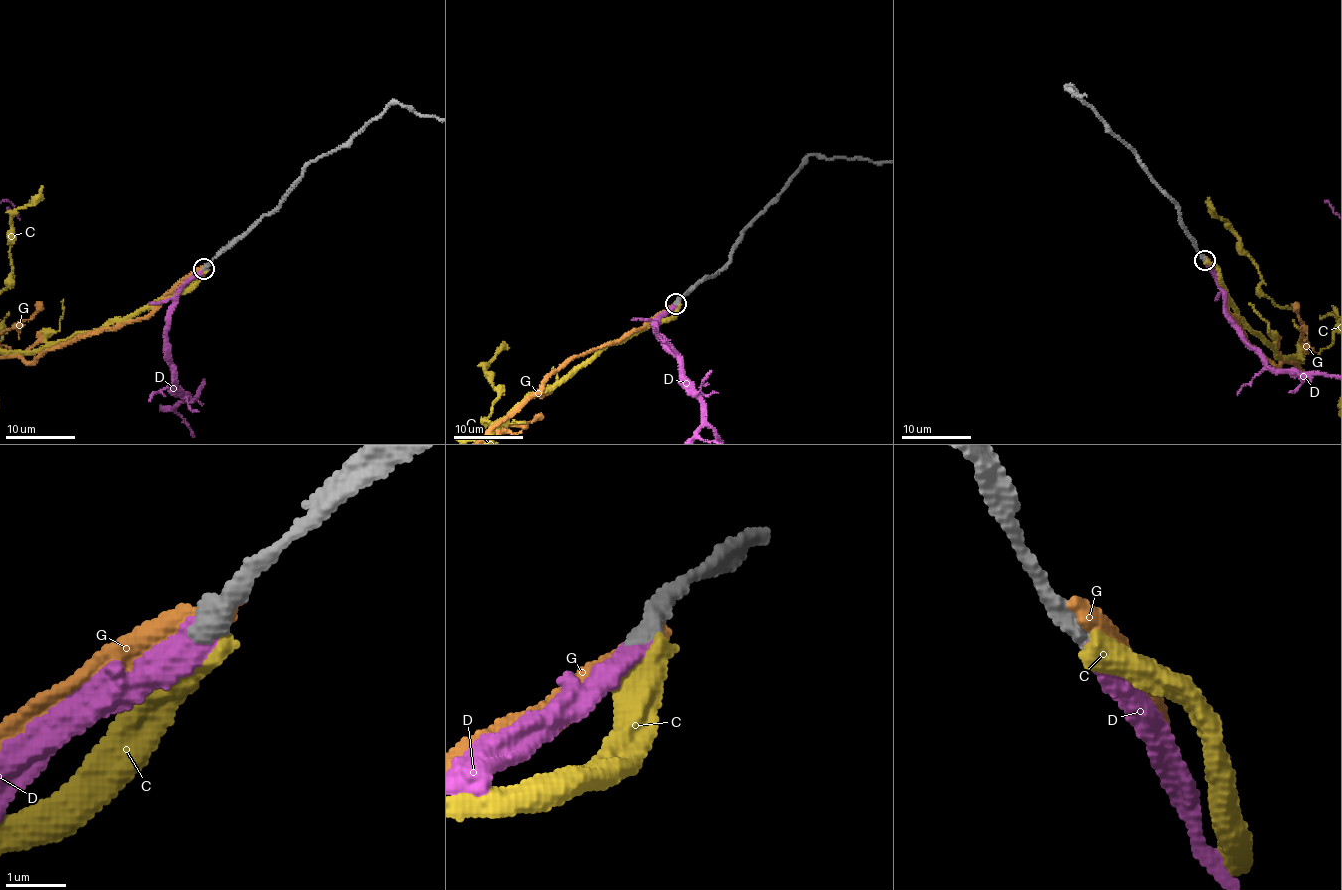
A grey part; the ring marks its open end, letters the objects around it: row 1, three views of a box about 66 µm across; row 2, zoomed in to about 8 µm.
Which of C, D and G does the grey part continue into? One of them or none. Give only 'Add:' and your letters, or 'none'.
Add: D

